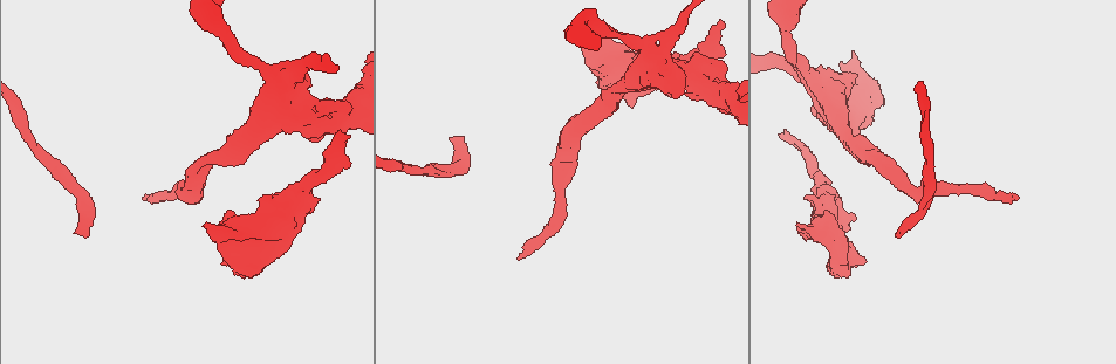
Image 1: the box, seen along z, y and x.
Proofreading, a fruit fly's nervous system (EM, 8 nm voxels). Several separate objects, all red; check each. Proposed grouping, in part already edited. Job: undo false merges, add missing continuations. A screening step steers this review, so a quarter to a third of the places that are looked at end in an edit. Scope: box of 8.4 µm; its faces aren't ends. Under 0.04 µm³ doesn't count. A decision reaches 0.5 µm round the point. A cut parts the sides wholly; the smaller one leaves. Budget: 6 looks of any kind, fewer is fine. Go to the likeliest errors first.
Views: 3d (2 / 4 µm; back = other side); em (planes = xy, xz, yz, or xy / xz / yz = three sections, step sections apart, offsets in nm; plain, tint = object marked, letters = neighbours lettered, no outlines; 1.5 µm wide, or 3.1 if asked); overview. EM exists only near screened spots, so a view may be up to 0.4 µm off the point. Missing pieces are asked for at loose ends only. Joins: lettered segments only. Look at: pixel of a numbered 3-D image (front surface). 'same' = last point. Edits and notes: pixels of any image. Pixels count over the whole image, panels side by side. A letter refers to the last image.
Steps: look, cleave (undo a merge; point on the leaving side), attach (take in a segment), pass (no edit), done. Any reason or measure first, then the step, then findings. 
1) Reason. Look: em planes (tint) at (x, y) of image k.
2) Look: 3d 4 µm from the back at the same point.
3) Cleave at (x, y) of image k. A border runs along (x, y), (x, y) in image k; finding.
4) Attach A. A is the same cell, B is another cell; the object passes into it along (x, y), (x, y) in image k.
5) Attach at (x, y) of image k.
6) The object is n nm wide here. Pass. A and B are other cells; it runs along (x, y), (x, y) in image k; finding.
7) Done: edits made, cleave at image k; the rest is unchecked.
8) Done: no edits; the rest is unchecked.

An open end. Look: 3d 4 µm from the back at (779, 134) of image 1.

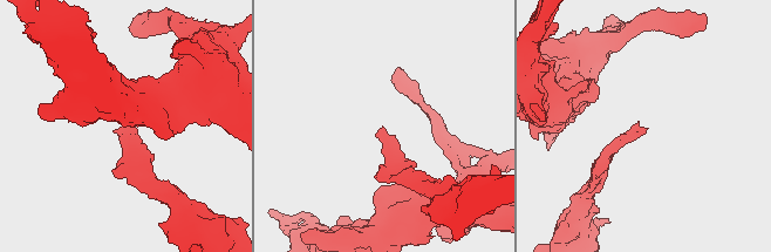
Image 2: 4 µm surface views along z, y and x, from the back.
Now the EM. Look: em xy step 8 (tint) at (120, 130) of image 2.

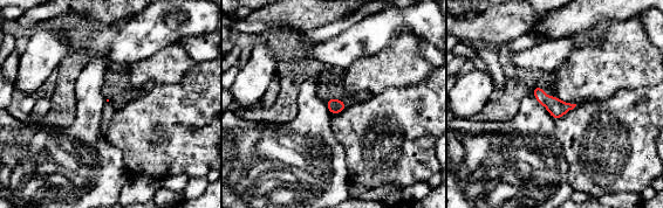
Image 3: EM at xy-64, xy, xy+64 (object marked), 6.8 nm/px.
Another direction. Look: em yz step 8 (letters) at the same point.

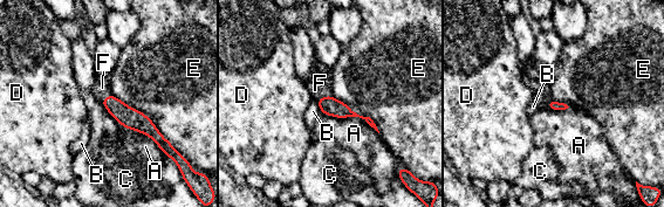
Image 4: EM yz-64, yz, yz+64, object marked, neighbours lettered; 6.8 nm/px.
Attach F. F is the same cell, A, B, C, D and E are other cells; the object passes into it along (329, 105), (324, 96), (320, 83) in image 4; it goes on there.

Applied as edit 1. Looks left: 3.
Redraw. Look: overview.

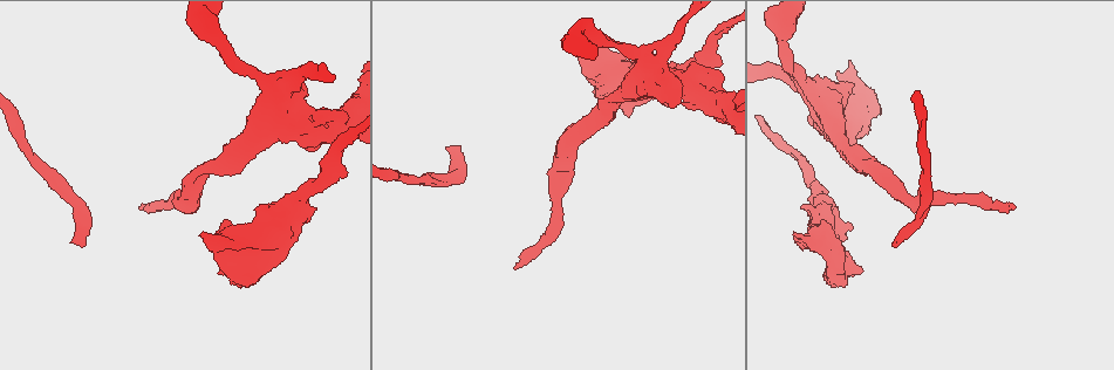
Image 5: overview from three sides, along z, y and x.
Sharp bend. Look: em planes (tint) at (571, 39) of image 5.

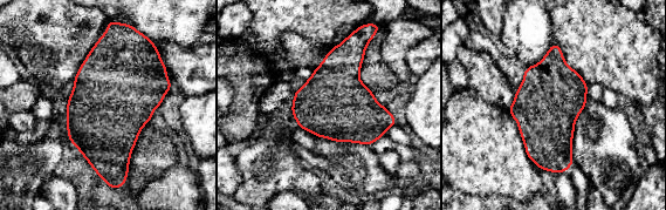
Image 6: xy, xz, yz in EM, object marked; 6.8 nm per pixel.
What lies round it. Look: em planes (letters) at the same point.

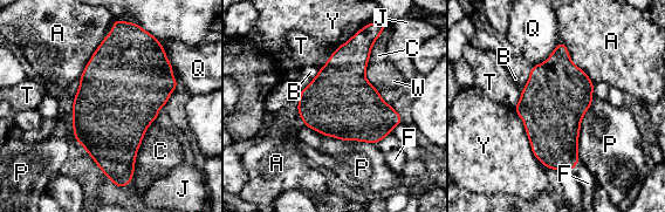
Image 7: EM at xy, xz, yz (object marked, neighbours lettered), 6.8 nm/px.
The object is 460 nm wide here. Pass. A, B, C, F, J, P, Q, T, W and Y are other cells; a border runs along (320, 68), (312, 80) in image 7; all the same neuron.

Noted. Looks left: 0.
Done: edits made, attach at image 4; the rest is unchecked.

